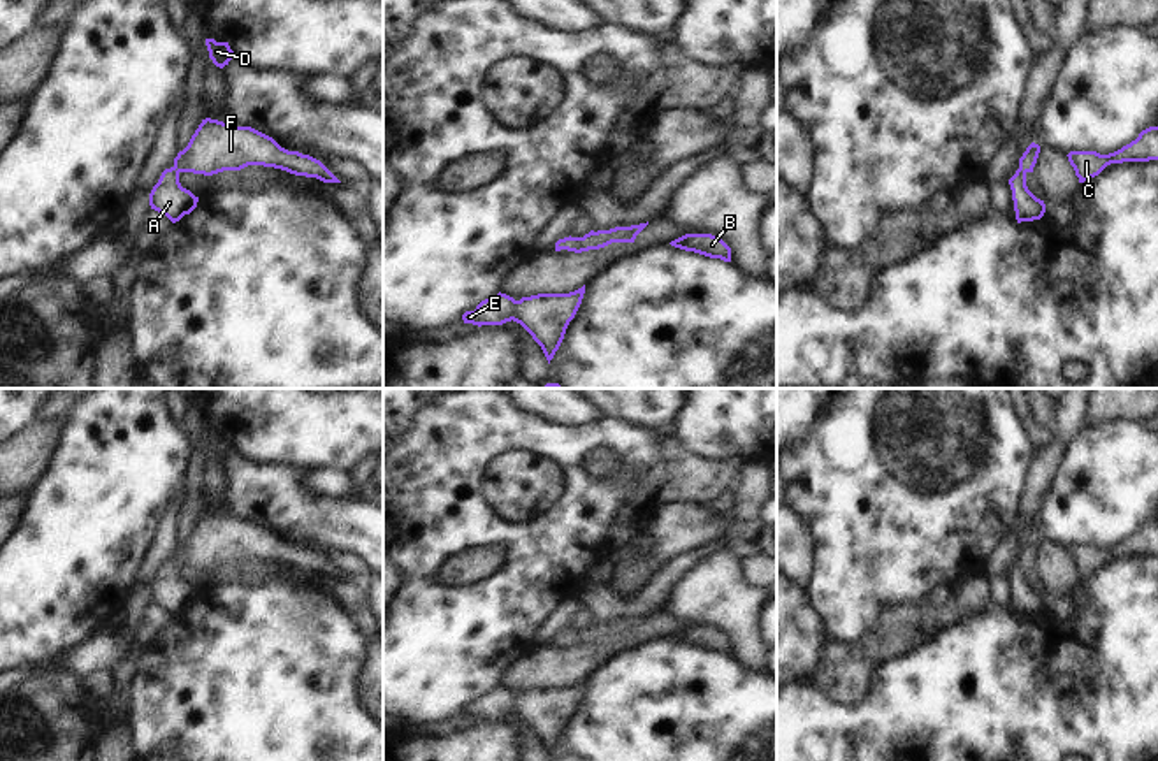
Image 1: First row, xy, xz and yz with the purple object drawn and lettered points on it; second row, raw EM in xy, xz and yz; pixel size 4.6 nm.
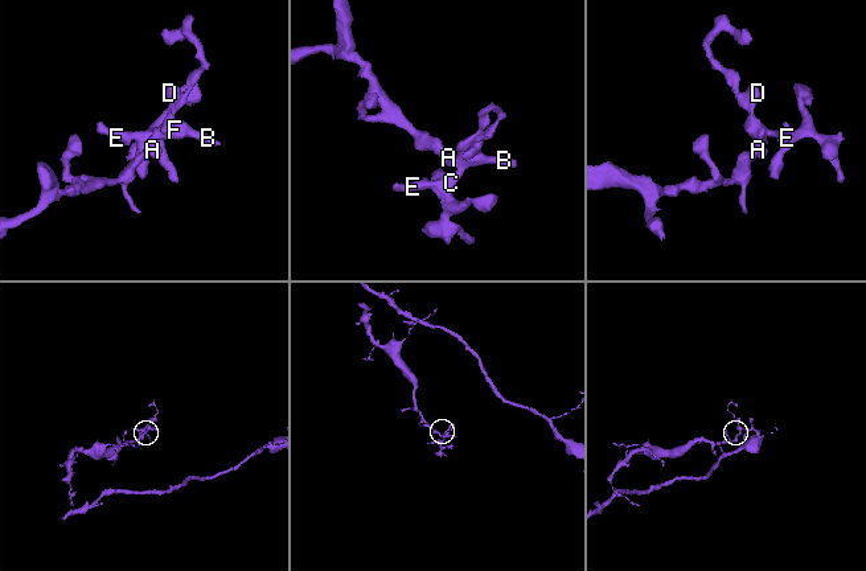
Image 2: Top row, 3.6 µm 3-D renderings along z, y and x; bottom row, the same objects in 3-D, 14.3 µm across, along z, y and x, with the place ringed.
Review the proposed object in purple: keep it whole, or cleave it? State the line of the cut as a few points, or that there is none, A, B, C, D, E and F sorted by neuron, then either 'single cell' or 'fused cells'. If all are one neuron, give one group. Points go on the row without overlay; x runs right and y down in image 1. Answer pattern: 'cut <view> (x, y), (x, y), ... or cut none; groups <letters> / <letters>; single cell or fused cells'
cut none; groups A B C D E F; single cell

